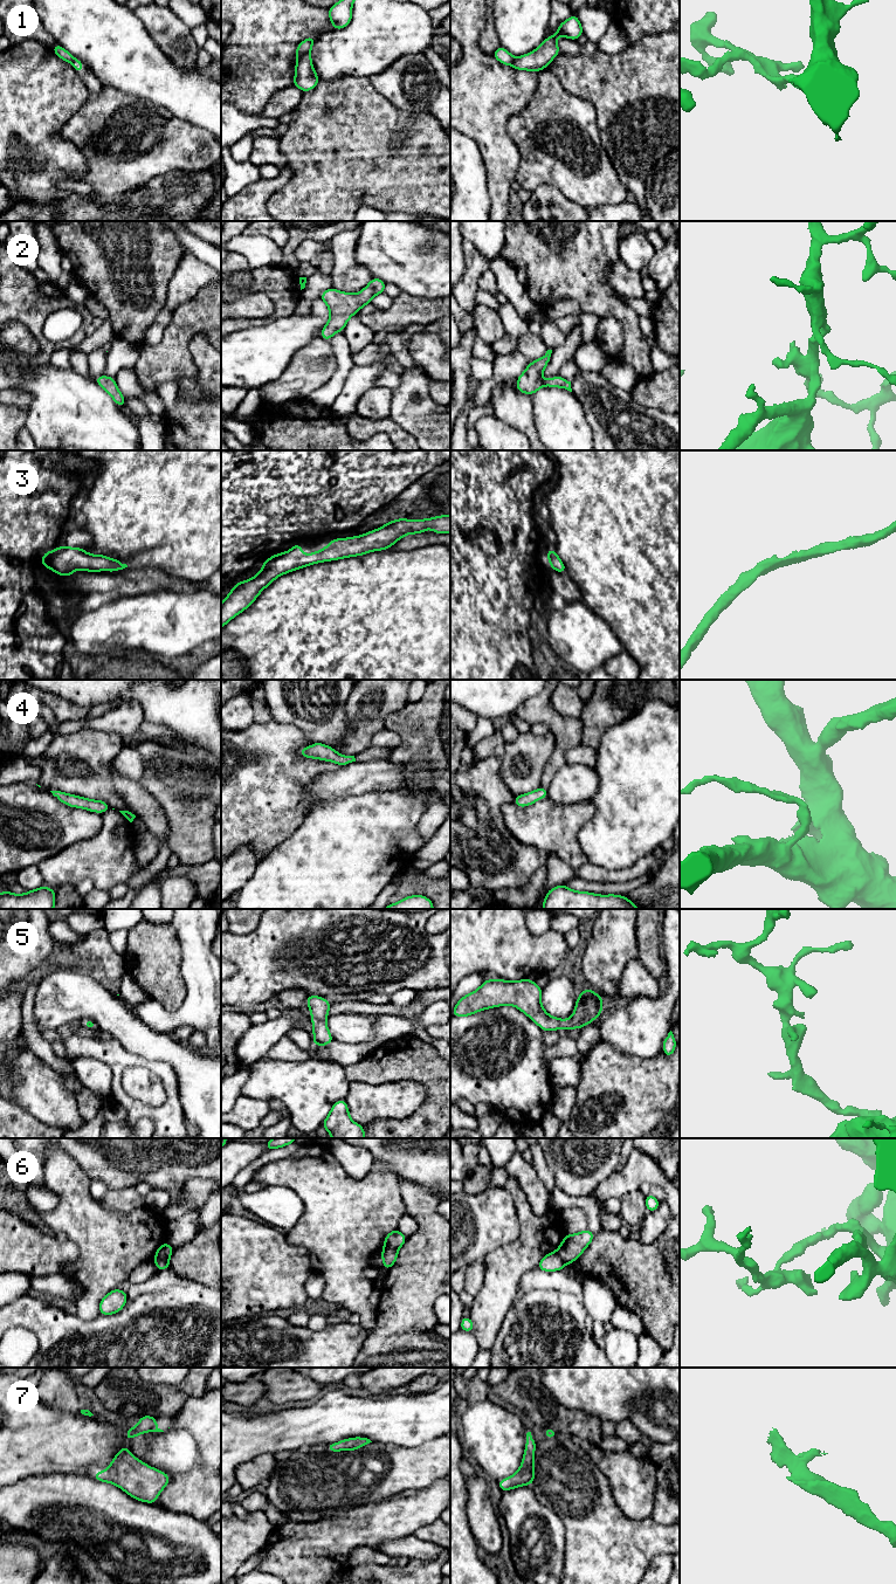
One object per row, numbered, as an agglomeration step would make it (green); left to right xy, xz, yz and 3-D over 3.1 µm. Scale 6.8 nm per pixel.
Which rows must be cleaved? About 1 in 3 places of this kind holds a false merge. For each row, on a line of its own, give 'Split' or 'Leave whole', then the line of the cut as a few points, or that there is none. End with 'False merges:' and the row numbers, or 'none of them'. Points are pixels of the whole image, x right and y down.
1: Split. Split along xz (310, 49), (297, 61)
2: Leave whole. No split
3: Leave whole. No split
4: Leave whole. No split
5: Leave whole. No split
6: Split. Split along xy (169, 1257), (154, 1259)
7: Leave whole. No split
False merges: 1, 6

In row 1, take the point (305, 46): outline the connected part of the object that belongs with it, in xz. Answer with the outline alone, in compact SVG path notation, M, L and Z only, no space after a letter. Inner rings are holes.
M315 35L306 37L304 41L302 41L296 49L295 58L298 61L303 55L305 55L308 51L311 50L312 44L317 37Z

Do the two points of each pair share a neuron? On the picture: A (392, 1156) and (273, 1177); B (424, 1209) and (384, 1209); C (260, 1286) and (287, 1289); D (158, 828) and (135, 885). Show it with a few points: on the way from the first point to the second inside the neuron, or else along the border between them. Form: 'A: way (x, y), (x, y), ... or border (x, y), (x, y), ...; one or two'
A: border (374, 1159), (385, 1164), (397, 1176); two
B: border (398, 1182), (406, 1211); two
C: way (267, 1286), (280, 1286); one
D: way (163, 842), (163, 856), (149, 872); one

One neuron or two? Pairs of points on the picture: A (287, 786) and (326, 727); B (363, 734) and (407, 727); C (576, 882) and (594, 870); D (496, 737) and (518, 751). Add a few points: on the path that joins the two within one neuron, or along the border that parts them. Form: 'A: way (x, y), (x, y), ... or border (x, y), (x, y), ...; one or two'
A: border (290, 724), (295, 725), (311, 743); two
B: border (404, 707), (391, 713), (386, 717), (384, 727); two
C: border (576, 875), (585, 880), (608, 883); two
D: border (505, 743), (504, 751), (500, 757); two

